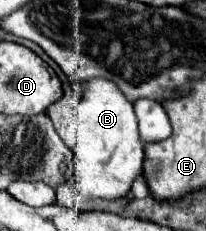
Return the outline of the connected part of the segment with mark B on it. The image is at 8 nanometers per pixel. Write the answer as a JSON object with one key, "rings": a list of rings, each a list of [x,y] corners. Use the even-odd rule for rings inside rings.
{"rings":[[[95,77],[87,81],[79,101],[79,113],[75,113],[75,175],[79,195],[83,199],[103,197],[115,199],[127,195],[131,183],[143,167],[143,143],[137,131],[137,117],[133,103],[123,97],[113,81]]]}

